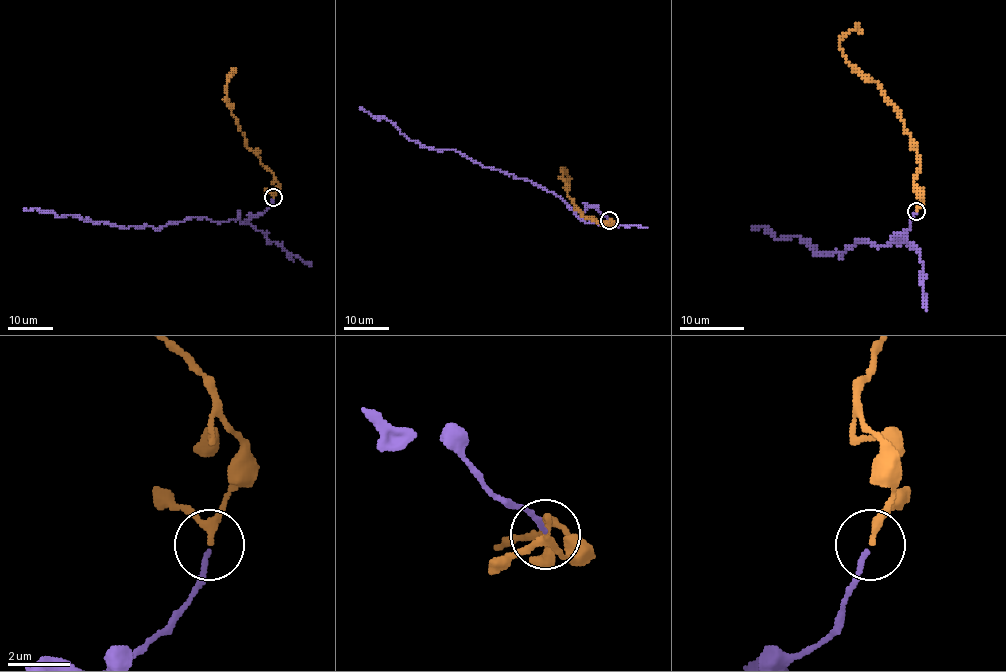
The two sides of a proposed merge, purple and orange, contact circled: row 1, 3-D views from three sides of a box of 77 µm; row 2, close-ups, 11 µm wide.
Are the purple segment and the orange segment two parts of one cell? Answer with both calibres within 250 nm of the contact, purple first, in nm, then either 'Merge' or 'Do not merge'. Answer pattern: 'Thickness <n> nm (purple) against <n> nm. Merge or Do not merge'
Thickness 140 nm (purple) against 190 nm. Merge

